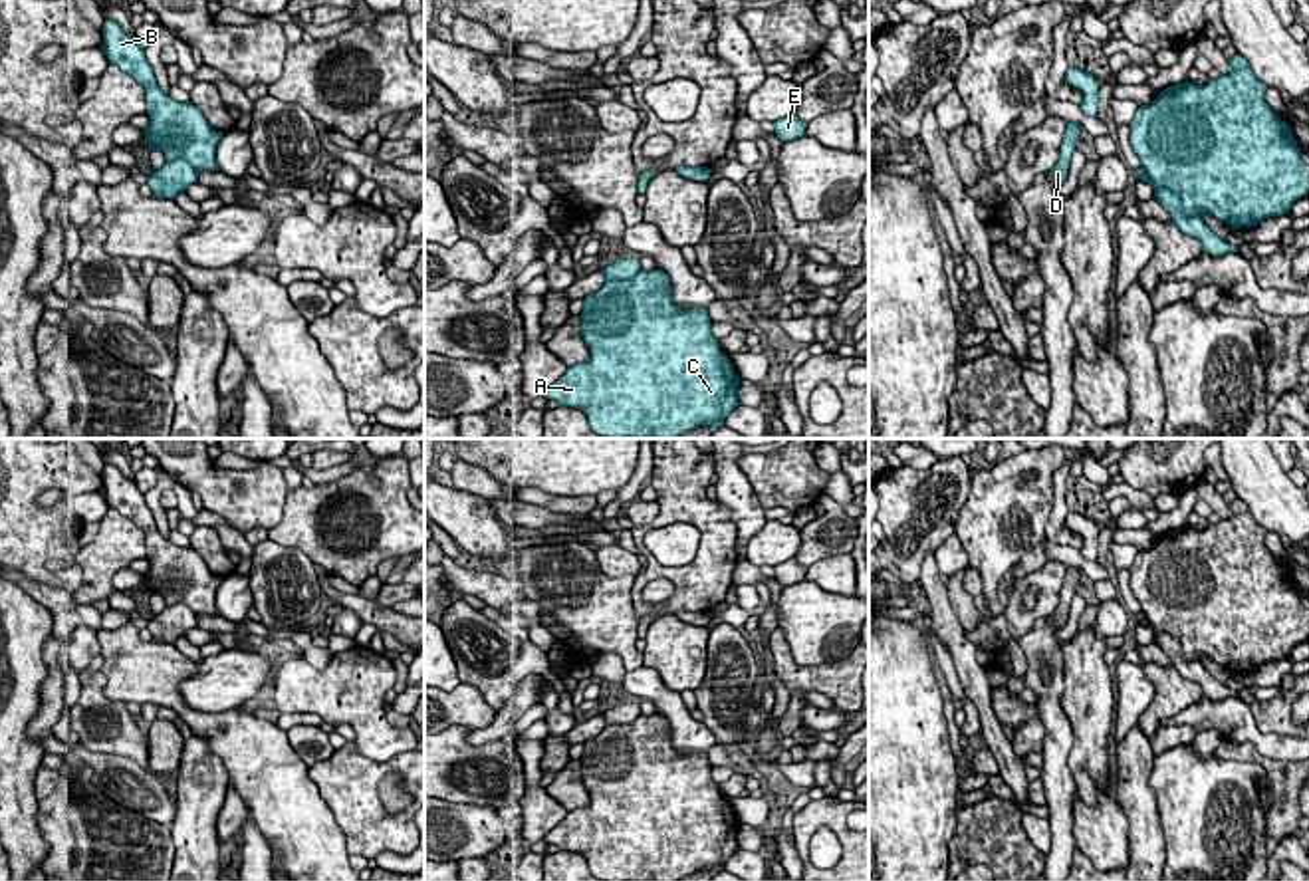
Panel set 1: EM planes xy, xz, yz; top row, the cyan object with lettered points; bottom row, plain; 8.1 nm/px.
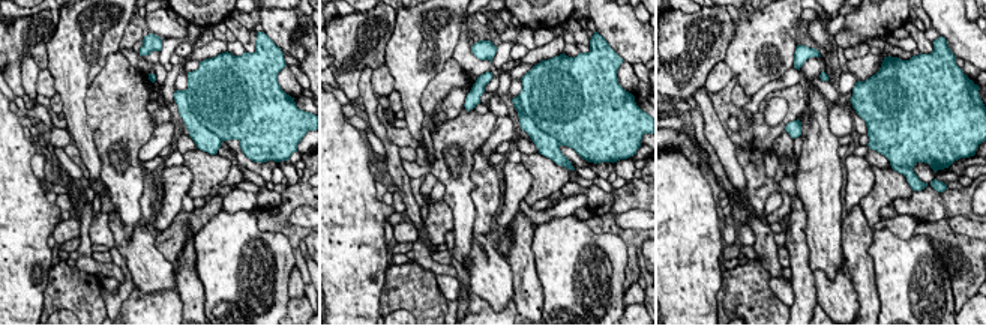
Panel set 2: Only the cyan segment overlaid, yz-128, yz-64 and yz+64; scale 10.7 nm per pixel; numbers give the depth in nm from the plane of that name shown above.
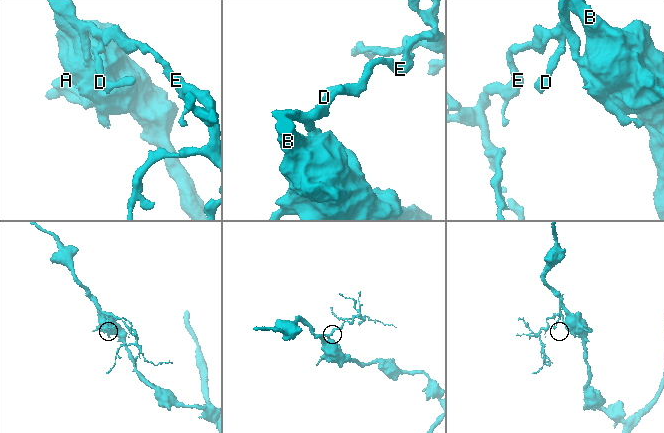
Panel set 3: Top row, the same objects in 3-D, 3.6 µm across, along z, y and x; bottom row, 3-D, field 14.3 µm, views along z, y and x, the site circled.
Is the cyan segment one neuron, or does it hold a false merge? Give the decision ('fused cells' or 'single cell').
single cell

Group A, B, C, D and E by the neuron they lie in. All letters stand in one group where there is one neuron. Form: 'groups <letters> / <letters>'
groups A B C D E

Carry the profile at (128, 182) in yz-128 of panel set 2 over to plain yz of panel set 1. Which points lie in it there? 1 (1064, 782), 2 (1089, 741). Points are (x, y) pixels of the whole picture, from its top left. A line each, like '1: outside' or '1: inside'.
1: inside
2: outside

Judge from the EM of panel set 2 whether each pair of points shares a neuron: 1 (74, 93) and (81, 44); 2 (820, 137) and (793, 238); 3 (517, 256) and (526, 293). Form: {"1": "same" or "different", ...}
{"1": "same", "2": "different", "3": "same"}

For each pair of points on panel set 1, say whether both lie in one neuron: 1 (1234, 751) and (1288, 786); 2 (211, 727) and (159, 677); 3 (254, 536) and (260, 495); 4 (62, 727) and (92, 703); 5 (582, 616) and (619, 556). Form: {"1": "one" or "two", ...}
{"1": "one", "2": "one", "3": "two", "4": "two", "5": "two"}

